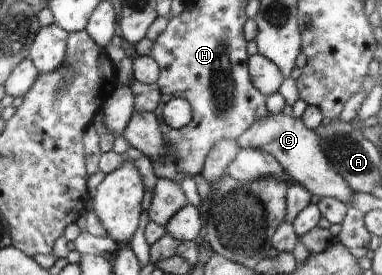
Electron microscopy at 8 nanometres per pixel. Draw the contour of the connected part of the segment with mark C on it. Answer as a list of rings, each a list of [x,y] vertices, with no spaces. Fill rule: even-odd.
[[[283,112],[267,114],[236,140],[241,149],[251,148],[269,152],[279,162],[291,181],[301,184],[312,196],[319,196],[320,199],[330,197],[349,208],[354,198],[353,189],[331,166],[320,146],[320,141],[318,132],[307,129],[301,118],[287,116]]]

